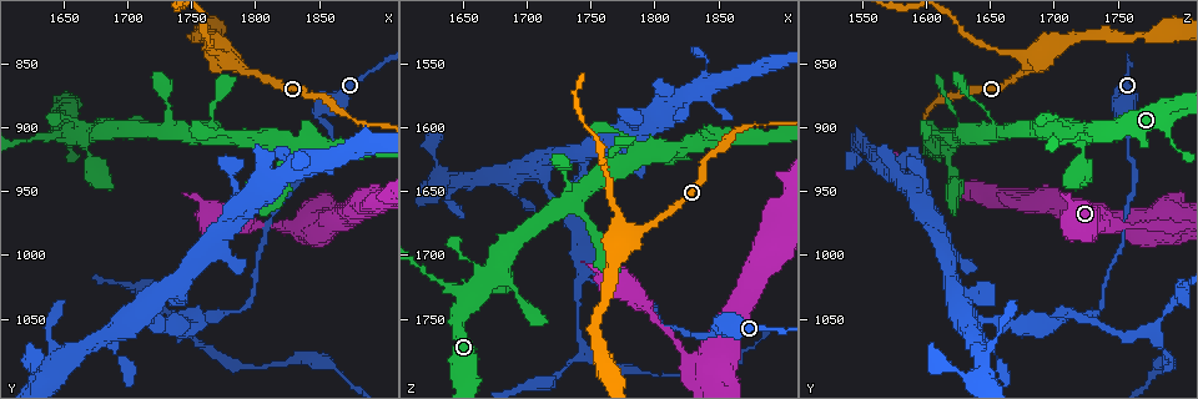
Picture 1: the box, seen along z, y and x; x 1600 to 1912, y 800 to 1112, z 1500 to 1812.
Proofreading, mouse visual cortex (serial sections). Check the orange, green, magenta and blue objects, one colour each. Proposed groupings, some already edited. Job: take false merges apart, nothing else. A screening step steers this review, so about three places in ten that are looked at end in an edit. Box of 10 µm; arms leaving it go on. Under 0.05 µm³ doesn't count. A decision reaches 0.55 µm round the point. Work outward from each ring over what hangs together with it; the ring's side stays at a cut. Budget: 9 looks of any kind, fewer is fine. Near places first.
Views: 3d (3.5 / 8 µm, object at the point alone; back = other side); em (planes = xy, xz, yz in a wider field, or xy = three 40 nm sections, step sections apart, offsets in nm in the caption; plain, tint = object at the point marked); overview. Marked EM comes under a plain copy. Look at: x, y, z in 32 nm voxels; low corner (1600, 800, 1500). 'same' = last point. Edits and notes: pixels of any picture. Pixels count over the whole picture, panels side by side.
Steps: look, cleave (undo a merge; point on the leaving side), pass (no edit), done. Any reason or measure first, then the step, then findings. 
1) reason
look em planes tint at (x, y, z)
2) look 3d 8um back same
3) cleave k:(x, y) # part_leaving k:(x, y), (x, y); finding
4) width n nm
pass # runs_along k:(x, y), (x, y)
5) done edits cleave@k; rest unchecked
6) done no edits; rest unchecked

look 3d 3.5um at (1884, 896, 1596)

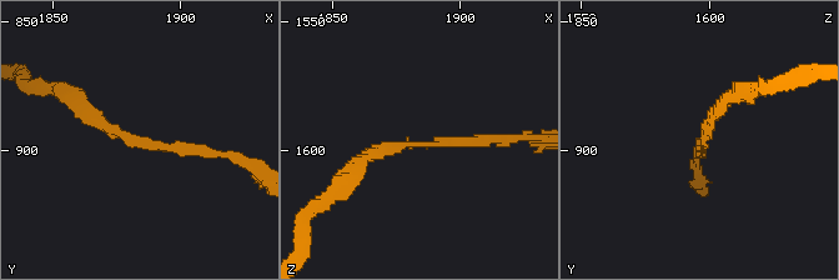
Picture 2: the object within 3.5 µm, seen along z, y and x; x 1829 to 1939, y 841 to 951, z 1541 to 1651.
pass # continuous, no second cell

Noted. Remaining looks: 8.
sharp bend
look em xy step 5 tint at (1852, 890, 1758)

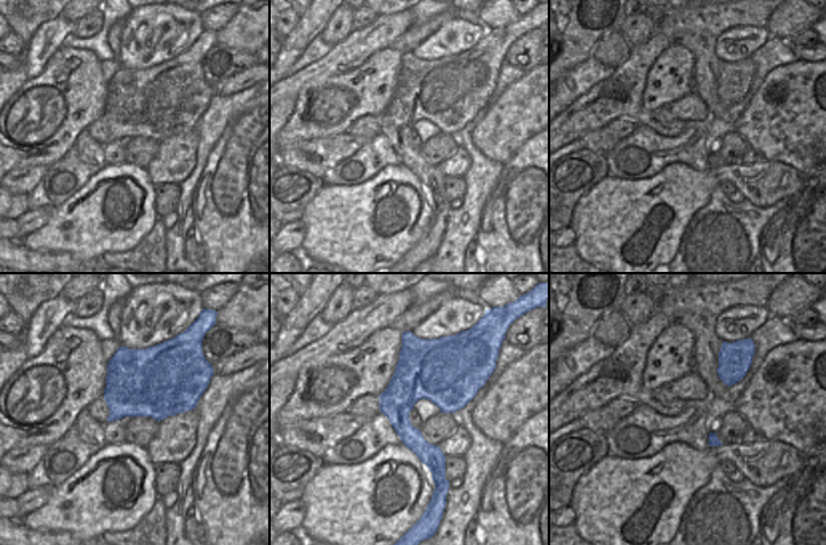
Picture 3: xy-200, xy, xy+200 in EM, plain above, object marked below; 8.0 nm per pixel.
look 3d 3.5um same

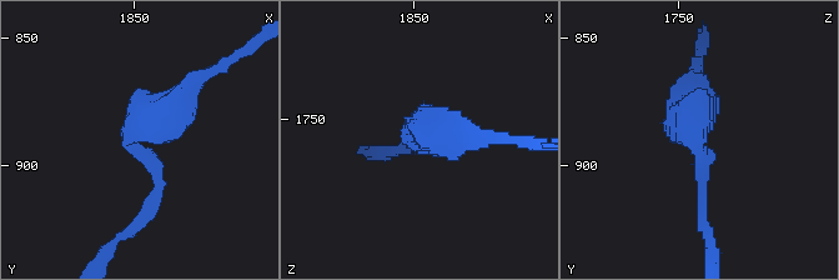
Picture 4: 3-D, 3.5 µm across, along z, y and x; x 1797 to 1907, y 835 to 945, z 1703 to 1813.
width 300 nm
pass # runs_along 4:(191, 84), (134, 130), (156, 169), (145, 210); all the same cell

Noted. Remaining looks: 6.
arms part here
look 3d 8um at (1778, 846, 1684)

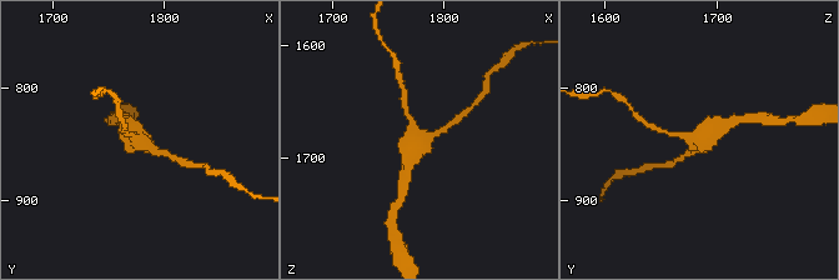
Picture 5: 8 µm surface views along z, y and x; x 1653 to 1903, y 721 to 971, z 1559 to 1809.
closer look
look 3d 3.5um same

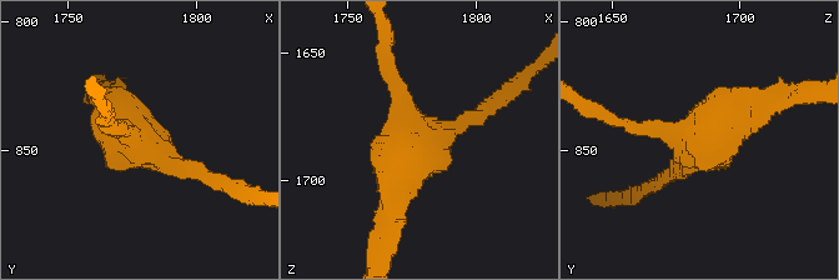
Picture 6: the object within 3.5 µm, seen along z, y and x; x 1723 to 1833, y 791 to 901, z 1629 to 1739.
arms 3; arm_widths 200, 250, 450 nm; need the tissue
look em xy step 1 tint at (1778, 847, 1684)

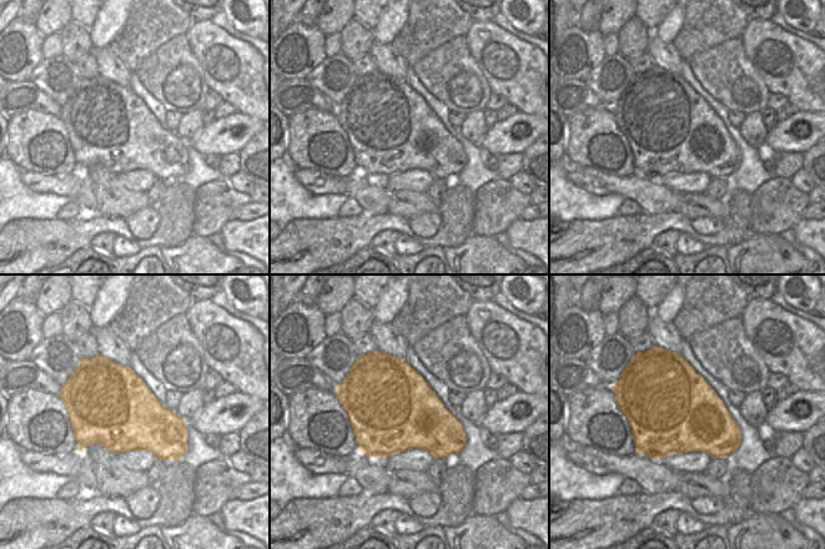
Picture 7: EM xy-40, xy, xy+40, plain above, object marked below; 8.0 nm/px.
width 700 nm
pass # runs_along 6:(487, 109), (418, 140), (391, 204); all the same cell

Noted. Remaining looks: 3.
three arms meet
look 3d 3.5um at (1746, 1048, 1720)

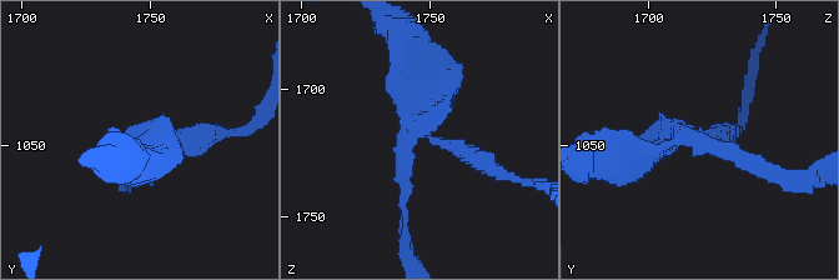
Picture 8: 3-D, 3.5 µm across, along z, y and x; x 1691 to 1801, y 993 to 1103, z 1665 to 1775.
arms 3; arm_widths 200, 250, 350 nm
cleave 8:(438, 100) # part_leaving 8:(420, 135), (435, 90), (408, 39); two cells meet here

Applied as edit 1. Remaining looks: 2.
done edits cleave@8; rest unchecked

